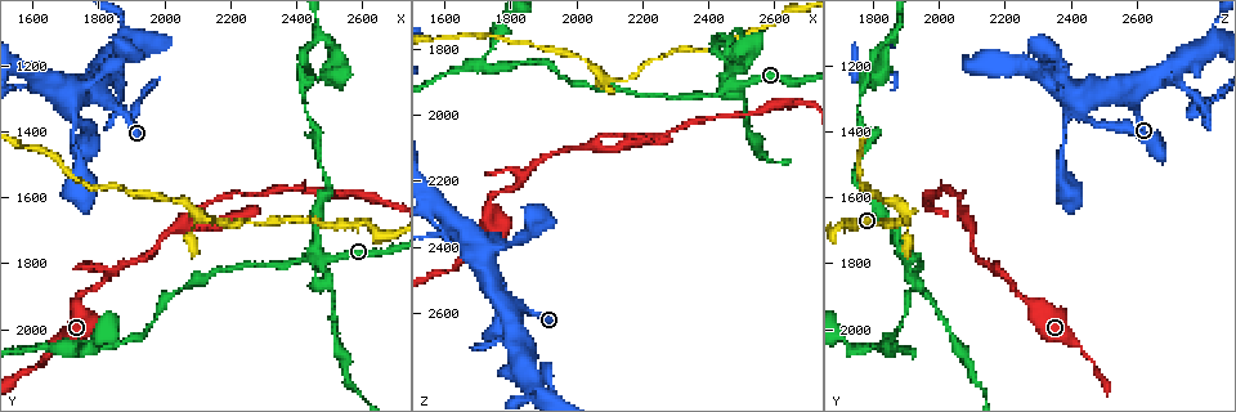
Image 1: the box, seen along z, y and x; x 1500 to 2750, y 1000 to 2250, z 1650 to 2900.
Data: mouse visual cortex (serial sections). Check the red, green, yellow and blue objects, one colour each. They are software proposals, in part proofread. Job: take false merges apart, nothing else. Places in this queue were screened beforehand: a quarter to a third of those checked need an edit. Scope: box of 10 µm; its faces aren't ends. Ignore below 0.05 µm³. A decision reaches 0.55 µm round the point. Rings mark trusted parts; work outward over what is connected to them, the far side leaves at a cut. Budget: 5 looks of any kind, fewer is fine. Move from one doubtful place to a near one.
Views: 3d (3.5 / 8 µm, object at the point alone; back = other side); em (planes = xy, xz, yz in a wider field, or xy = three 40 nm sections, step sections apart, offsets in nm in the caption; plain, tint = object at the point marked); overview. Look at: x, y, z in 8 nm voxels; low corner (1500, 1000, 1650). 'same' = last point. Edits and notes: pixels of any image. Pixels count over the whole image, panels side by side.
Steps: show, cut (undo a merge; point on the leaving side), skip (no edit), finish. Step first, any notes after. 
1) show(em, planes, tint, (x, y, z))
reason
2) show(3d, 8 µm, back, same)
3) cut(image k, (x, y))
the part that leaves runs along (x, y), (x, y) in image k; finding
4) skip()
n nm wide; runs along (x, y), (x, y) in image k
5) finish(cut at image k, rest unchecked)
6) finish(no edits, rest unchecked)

show(3d, 3.5 µm, (2460, 1710, 1870))
abrupt turn

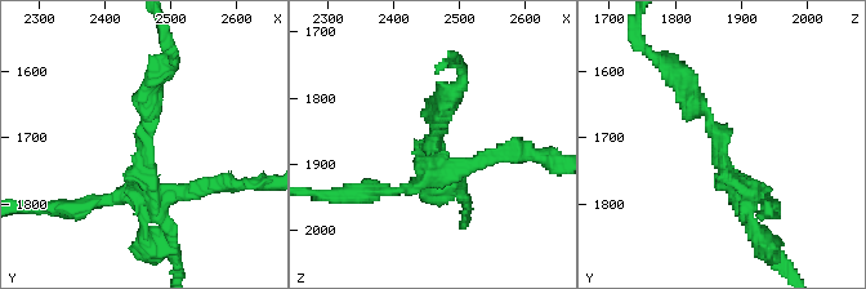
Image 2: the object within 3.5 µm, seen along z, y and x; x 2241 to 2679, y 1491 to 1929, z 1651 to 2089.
show(em, planes, tint, (2465, 1715, 1865))
shape alone is not enough

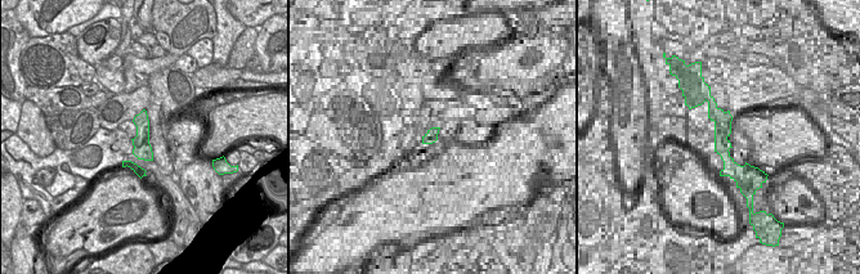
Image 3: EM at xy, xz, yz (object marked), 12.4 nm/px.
cut(image 2, (148, 145))
the part that leaves runs along (150, 189), (138, 177), (153, 81) in image 2; a second cell is stuck on

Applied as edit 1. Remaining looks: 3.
show(overview)

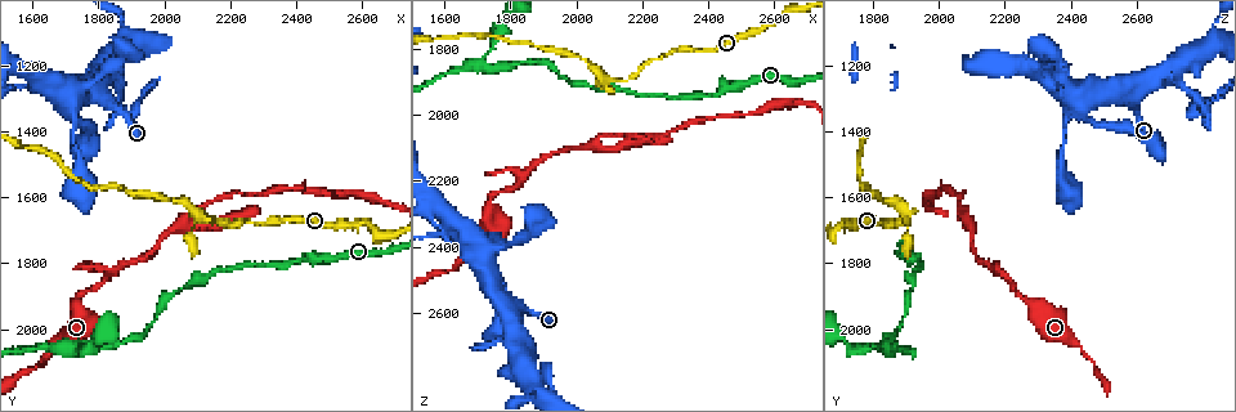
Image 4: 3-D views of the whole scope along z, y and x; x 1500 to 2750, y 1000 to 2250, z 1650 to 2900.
show(em, xy, step 5, tint, (2140, 1670, 1890))
a narrow waist

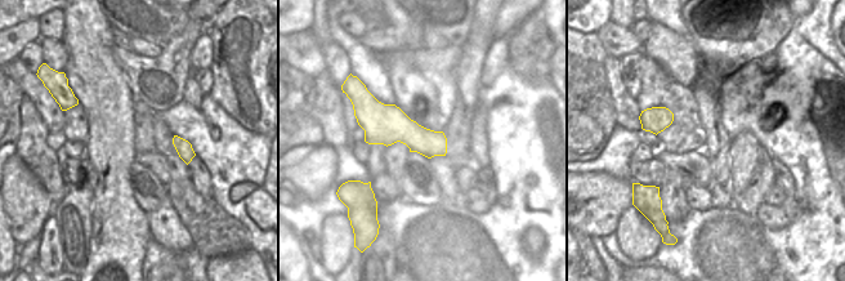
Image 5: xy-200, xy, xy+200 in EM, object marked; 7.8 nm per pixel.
show(3d, 3.5 µm, same)

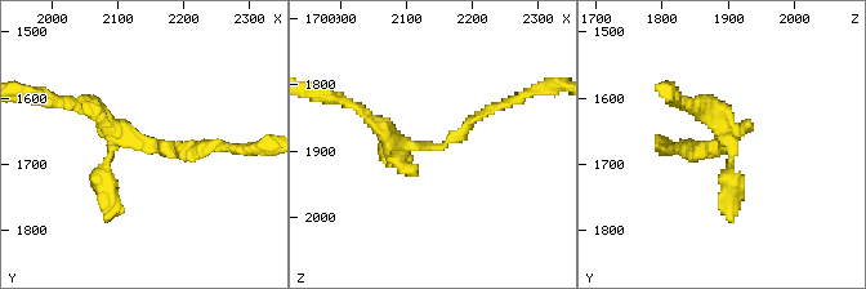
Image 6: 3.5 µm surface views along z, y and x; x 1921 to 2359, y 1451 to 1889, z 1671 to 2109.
skip()
240 nm wide; runs along (218, 147), (143, 147), (80, 103) in image 6; continuous, no second cell

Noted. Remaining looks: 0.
finish(cut at image 2, rest unchecked)

